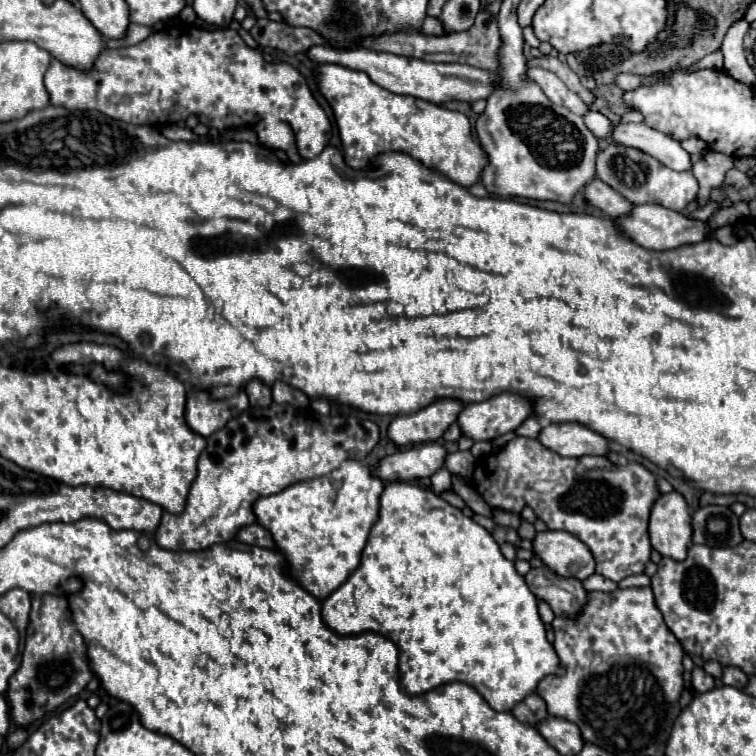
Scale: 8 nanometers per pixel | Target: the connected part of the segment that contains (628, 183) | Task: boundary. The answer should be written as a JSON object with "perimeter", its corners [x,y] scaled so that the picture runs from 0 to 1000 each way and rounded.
{"perimeter":[[[807,190],[802,198],[791,201],[788,212],[788,228],[796,241],[810,246],[815,254],[820,254],[825,262],[831,262],[839,272],[844,270],[873,270],[886,278],[905,278],[923,257],[923,238],[913,225],[907,228],[892,228],[889,222],[881,222],[873,217],[868,209],[839,198],[828,196],[820,190]]]}

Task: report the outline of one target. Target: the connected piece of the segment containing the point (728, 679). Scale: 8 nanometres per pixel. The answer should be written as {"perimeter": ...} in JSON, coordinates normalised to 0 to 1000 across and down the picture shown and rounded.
{"perimeter":[[[963,881],[963,884],[958,884],[955,902],[958,902],[958,905],[966,905],[966,907],[971,907],[971,910],[981,910],[981,913],[984,913],[987,905],[989,905],[989,894],[987,894],[979,884]]]}

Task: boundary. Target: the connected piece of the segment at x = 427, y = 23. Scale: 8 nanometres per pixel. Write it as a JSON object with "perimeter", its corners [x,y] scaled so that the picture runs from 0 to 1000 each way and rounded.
{"perimeter":[[[566,21],[566,24],[561,26],[561,32],[558,32],[558,45],[566,45],[566,48],[585,48],[585,45],[587,45],[585,26]]]}

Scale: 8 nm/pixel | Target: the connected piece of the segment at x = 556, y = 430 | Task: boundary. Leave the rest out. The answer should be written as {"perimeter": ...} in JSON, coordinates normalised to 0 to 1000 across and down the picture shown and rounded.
{"perimeter":[[[728,561],[717,566],[712,582],[738,598],[741,603],[767,606],[767,603],[802,603],[807,598],[807,587],[791,571],[770,563],[770,561]]]}

